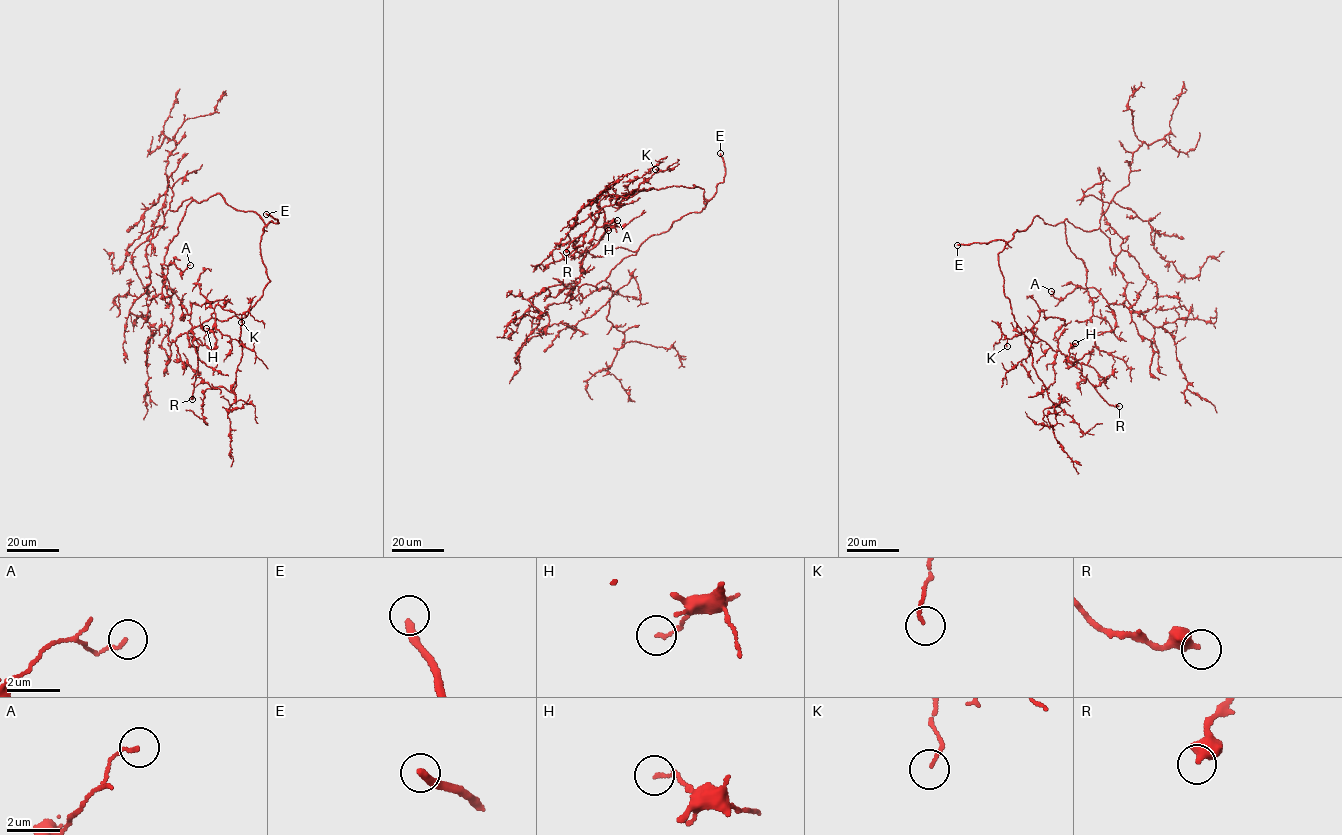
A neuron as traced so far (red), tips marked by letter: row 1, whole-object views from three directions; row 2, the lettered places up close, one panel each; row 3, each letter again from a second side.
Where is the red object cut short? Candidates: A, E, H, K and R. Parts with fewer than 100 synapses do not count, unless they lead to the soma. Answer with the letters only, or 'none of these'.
E

